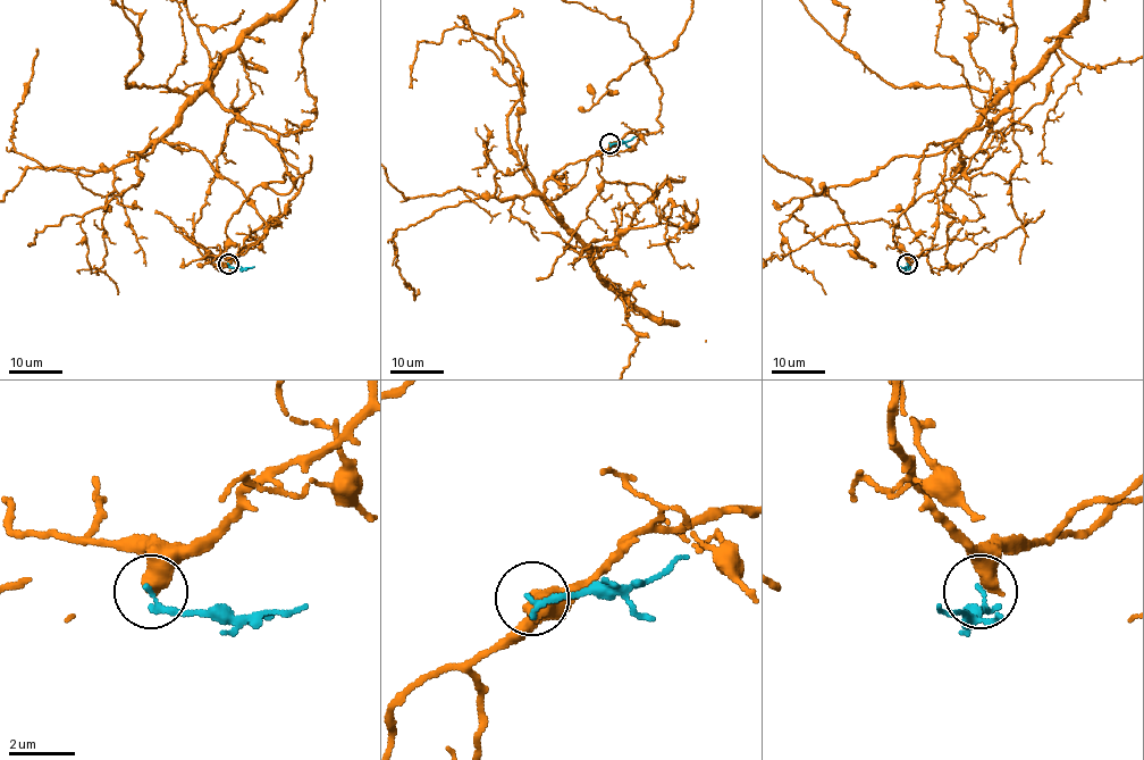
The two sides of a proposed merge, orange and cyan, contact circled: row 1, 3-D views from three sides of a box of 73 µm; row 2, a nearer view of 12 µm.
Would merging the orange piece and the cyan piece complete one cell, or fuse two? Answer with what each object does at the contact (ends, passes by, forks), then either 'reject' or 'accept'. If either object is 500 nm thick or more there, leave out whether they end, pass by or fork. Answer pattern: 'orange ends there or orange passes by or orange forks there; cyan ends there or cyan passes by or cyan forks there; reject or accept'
reject

